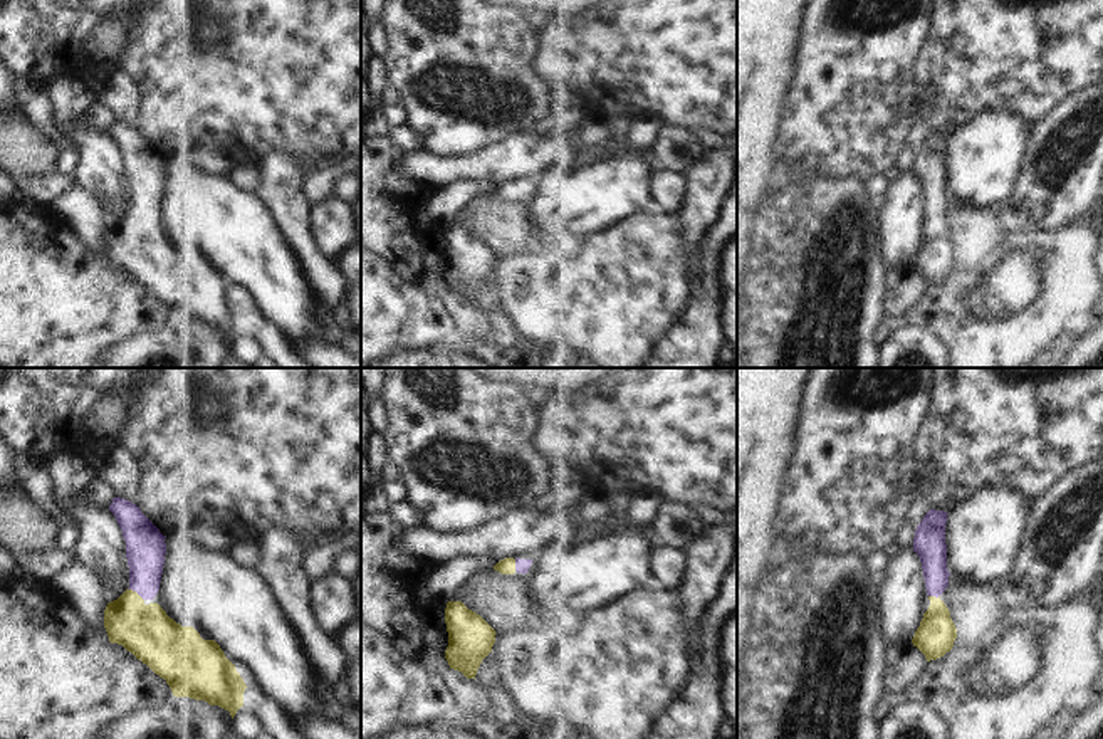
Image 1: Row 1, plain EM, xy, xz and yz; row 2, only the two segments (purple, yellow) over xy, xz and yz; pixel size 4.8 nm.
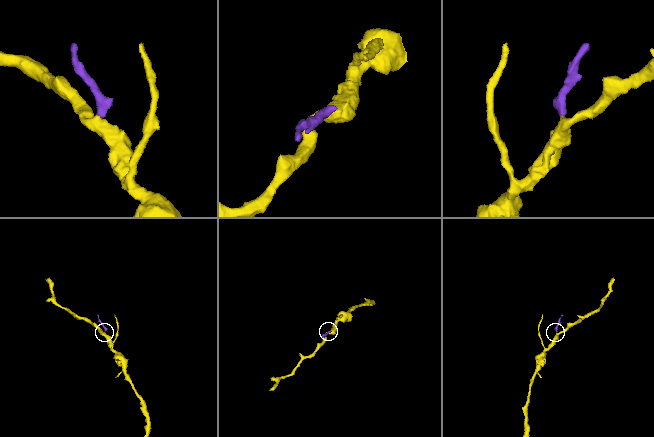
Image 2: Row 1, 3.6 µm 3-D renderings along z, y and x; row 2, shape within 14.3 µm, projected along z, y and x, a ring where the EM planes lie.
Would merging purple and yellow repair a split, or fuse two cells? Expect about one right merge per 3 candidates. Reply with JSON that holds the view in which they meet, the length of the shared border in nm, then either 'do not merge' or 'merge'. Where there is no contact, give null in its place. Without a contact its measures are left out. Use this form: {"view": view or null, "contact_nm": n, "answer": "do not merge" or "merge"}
{"view": "xy", "contact_nm": 90, "answer": "merge"}

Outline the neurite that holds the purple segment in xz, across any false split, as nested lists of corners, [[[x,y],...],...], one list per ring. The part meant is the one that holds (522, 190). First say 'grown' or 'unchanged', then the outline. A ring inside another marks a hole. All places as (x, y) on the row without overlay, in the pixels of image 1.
grown; [[[505,181],[505,183],[499,185],[494,190],[494,193],[502,198],[514,198],[515,195],[525,198],[529,195],[531,188],[532,188],[532,183]]]

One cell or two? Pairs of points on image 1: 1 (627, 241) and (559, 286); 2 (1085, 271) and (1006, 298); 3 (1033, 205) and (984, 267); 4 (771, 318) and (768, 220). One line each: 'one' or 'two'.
1: one
2: two
3: two
4: one

